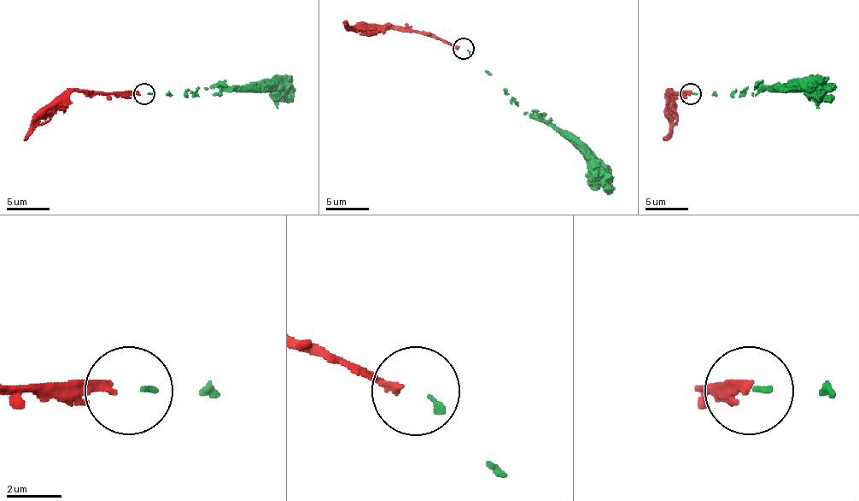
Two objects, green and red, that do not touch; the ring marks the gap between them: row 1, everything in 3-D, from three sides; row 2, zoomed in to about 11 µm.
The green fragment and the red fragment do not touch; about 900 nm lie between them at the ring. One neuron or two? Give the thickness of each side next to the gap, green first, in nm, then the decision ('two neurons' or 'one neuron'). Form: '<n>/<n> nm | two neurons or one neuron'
160/280 nm | one neuron

